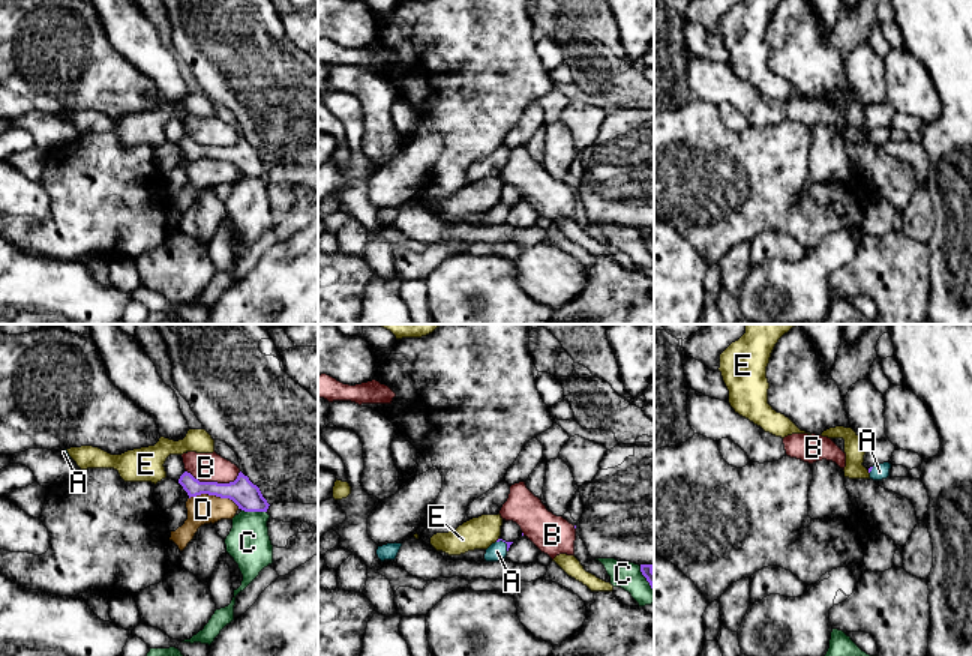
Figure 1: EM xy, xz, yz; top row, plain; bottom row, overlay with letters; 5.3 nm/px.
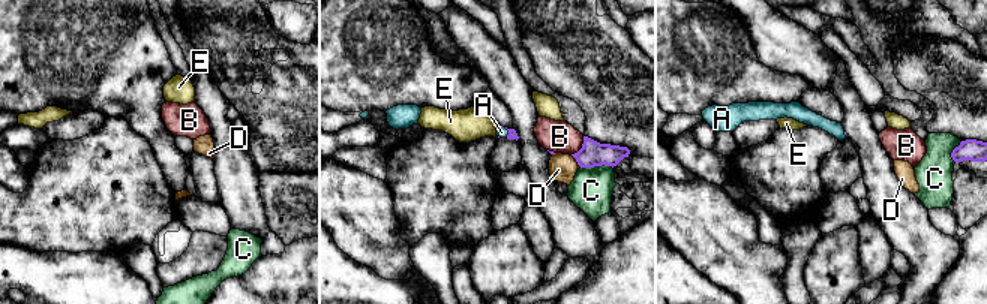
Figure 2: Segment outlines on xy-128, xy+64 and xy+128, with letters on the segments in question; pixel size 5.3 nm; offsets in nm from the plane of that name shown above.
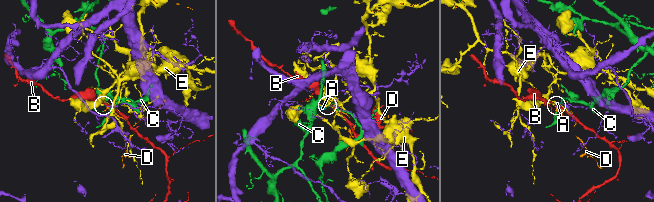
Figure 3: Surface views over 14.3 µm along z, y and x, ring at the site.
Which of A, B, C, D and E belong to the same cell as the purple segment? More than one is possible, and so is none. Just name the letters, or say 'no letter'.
A

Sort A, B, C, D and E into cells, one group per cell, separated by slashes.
A / B / C / D / E

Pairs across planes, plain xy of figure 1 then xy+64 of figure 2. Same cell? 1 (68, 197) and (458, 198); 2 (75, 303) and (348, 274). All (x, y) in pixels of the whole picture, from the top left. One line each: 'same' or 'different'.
1: same
2: same

